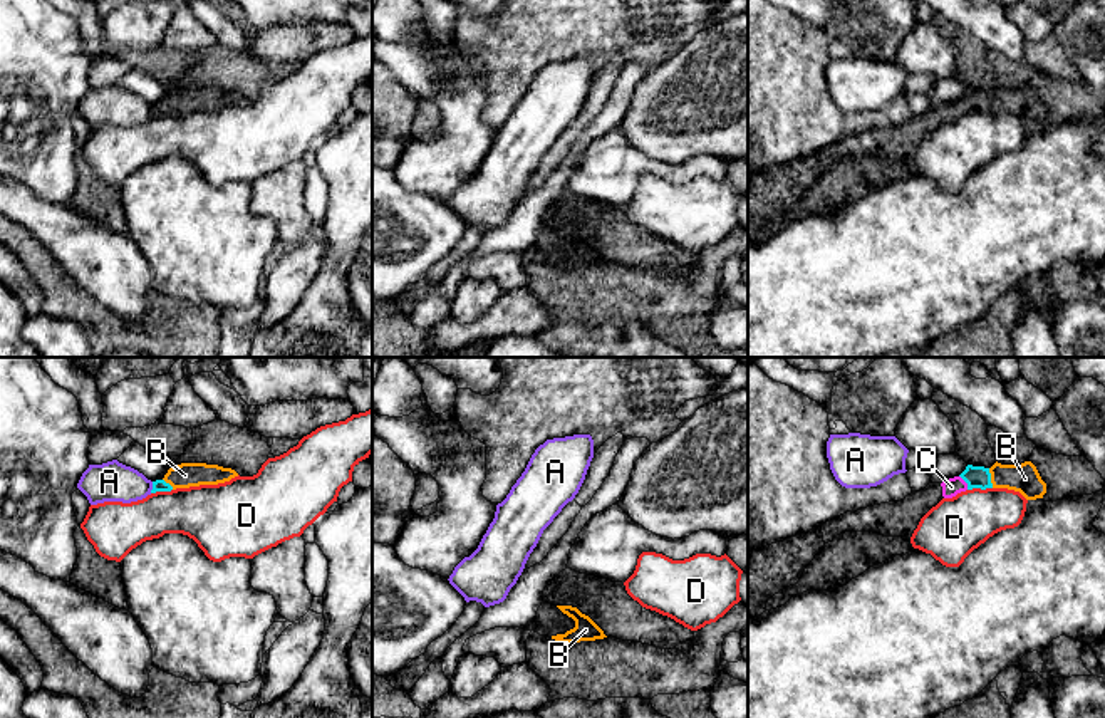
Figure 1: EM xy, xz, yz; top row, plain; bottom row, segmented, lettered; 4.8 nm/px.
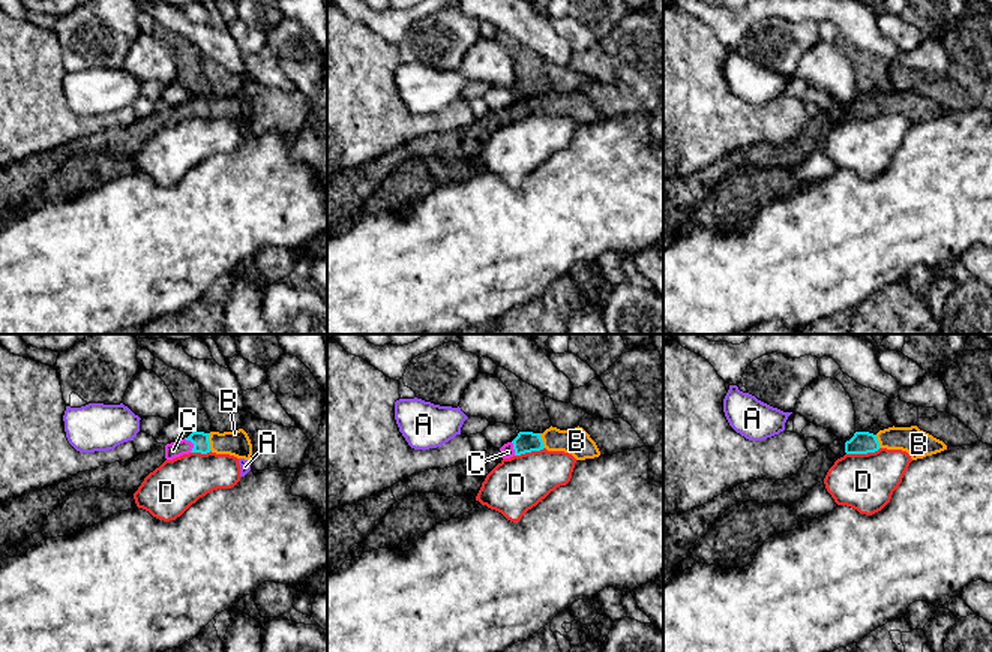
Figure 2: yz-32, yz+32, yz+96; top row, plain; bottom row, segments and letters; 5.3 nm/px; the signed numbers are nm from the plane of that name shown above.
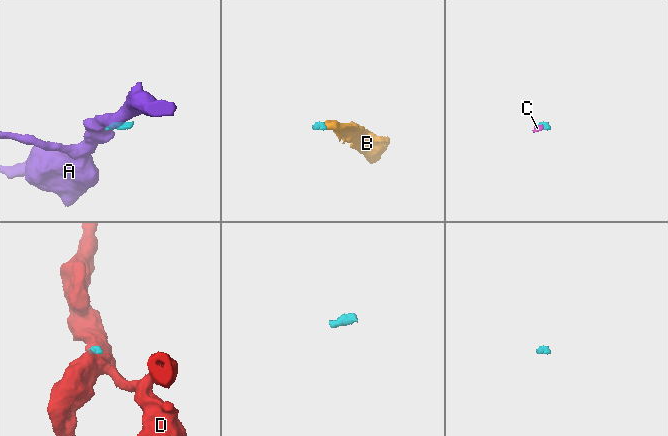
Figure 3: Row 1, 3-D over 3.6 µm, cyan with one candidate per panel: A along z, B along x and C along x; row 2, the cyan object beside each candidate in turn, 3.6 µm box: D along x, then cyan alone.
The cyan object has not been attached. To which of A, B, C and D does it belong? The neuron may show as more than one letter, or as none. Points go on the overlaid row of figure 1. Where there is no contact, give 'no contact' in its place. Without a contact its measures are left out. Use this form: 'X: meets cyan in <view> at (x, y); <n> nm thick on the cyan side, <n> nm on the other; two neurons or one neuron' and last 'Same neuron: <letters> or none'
A: meets cyan in xy at (153, 487); 60 nm thick on the cyan side, 190 nm on the other; two neurons
B: meets cyan in yz at (990, 478); 110 nm thick on the cyan side, 140 nm on the other; one neuron
C: meets cyan in yz at (964, 480); 110 nm thick on the cyan side, 90 nm on the other; one neuron
D: meets cyan in yz at (980, 487); 110 nm thick on the cyan side, 280 nm on the other; two neurons
Same neuron: B, C

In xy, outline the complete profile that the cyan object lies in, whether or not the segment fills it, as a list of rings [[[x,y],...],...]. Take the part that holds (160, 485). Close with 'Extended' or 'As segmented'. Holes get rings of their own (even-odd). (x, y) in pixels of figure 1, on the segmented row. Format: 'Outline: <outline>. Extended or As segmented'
Outline: [[[181,463],[169,468],[163,480],[153,481],[151,493],[200,485],[218,485],[238,476],[231,468],[206,463]]]. Extended

